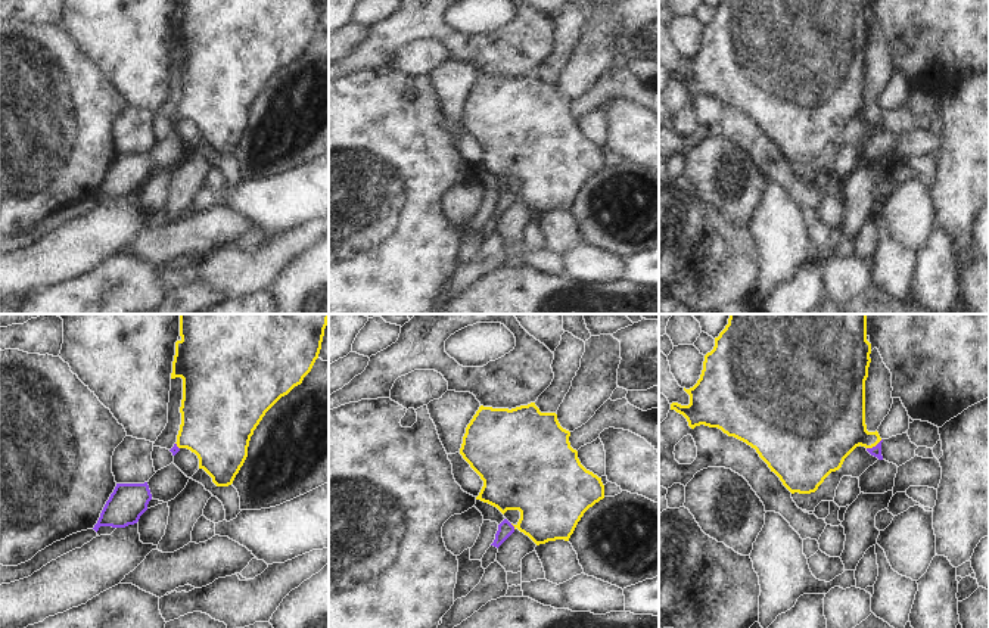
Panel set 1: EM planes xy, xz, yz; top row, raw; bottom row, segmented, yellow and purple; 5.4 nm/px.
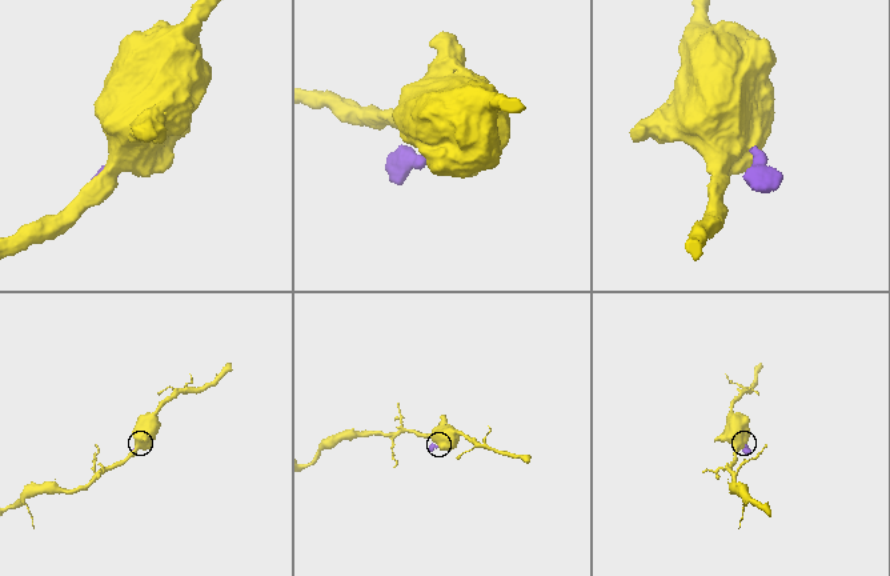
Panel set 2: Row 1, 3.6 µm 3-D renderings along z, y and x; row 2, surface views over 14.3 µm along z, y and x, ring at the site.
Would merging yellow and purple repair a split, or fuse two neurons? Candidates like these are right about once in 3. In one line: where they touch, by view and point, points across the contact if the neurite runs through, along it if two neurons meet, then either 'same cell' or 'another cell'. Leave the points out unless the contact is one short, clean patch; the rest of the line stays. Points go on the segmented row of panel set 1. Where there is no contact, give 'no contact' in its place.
yz (874, 445) | across yz (833, 426), (851, 431), (874, 445), (876, 451) | same cell

